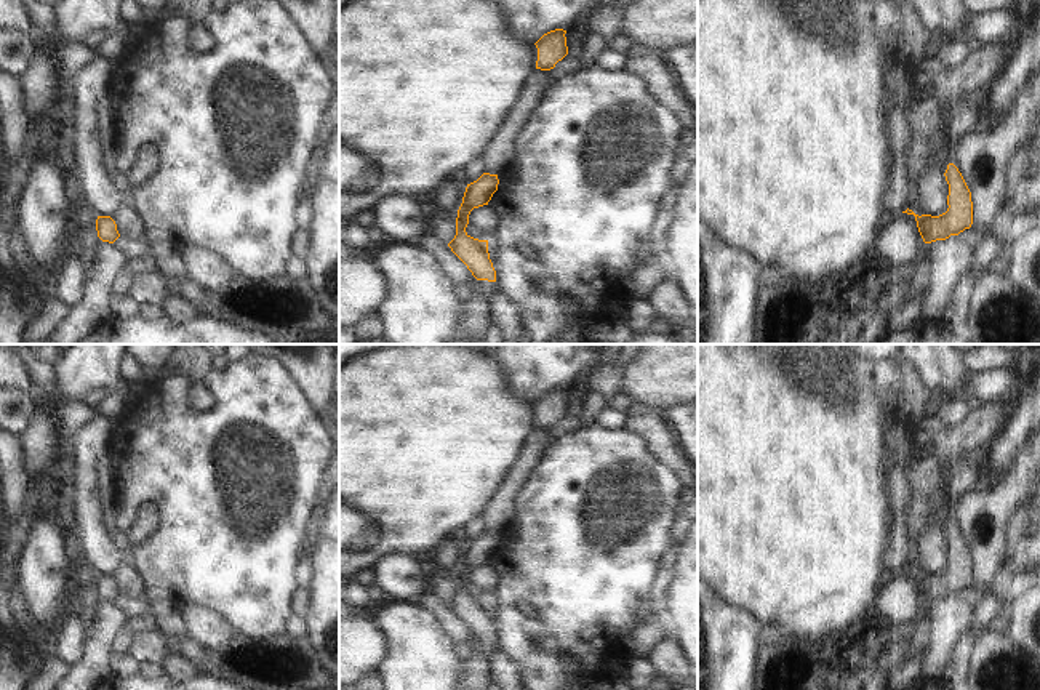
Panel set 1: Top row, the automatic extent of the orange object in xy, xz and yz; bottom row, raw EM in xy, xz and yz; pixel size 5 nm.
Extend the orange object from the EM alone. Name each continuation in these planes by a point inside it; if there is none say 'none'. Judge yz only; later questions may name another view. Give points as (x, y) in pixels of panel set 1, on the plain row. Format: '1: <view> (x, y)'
1: yz (964, 474)

